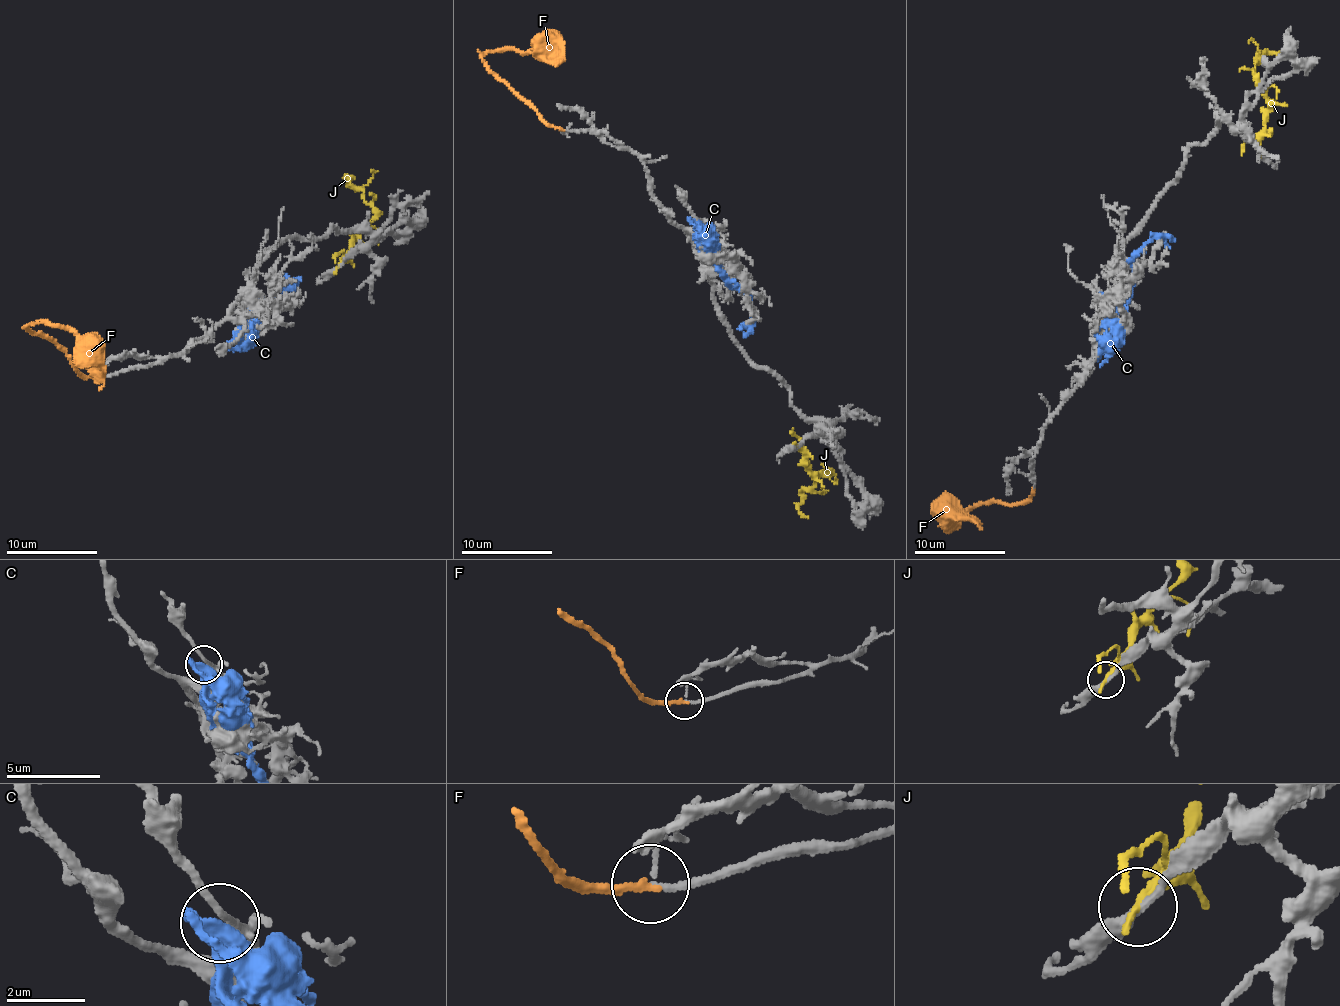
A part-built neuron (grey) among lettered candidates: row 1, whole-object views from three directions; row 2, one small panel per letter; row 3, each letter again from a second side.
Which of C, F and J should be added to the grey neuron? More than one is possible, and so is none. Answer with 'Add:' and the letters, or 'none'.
Add: F

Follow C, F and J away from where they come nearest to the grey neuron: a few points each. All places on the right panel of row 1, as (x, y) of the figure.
C: (1098, 354), (1108, 323), (1127, 291), (1132, 274), (1129, 260), (1154, 237), (1174, 239)
F: (1034, 489), (1031, 497), (1019, 502), (983, 503), (945, 520), (936, 513), (938, 503), (977, 523), (981, 529)
J: (1258, 150), (1263, 112), (1268, 106), (1253, 72), (1256, 57), (1284, 53)

